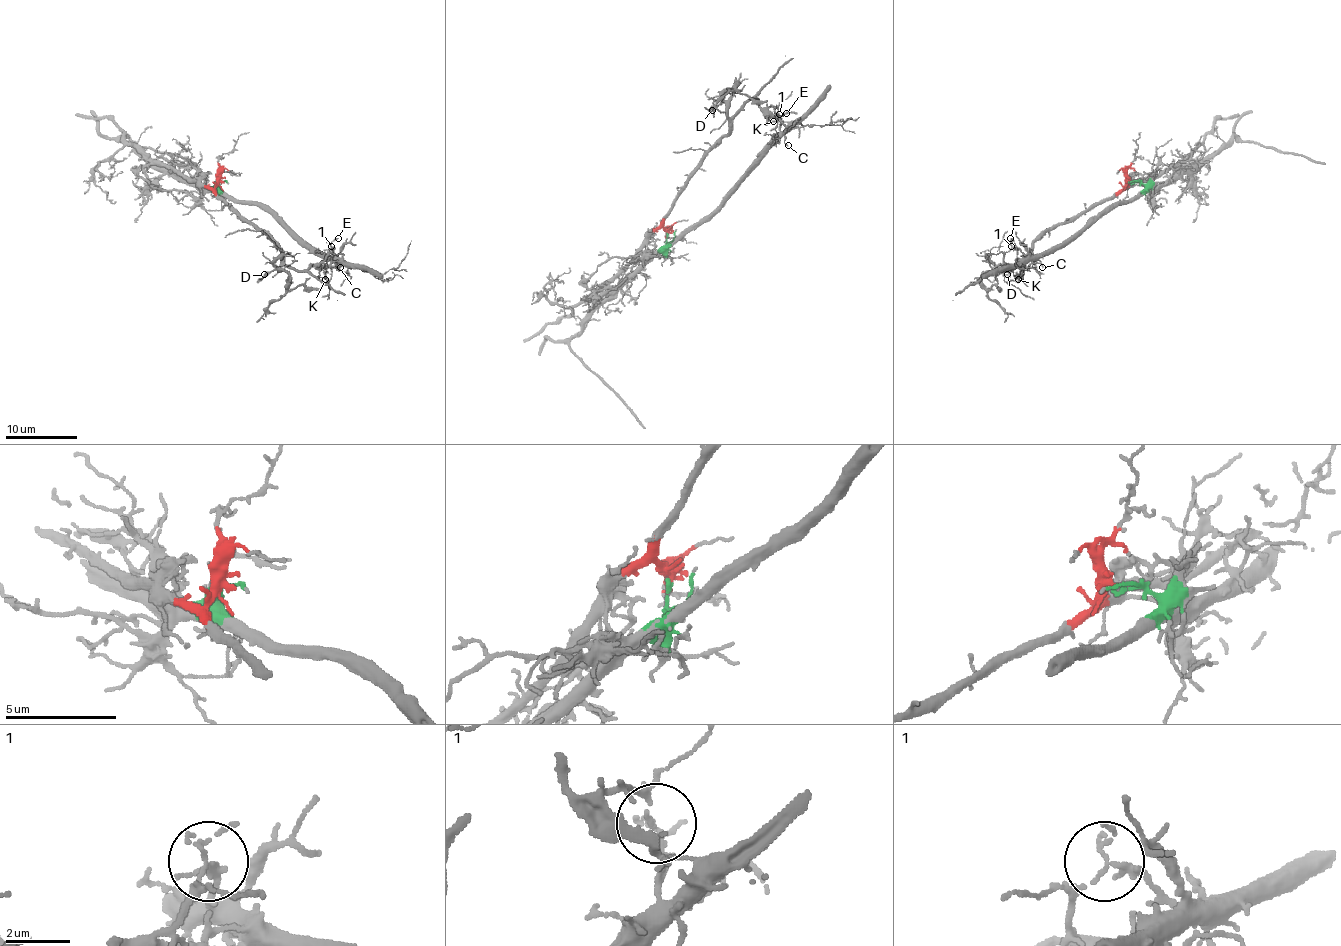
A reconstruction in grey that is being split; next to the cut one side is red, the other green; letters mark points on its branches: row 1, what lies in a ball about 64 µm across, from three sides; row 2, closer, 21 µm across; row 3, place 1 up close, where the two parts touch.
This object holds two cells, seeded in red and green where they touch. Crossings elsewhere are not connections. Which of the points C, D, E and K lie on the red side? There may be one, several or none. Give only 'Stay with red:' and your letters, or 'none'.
Stay with red: D, E, K

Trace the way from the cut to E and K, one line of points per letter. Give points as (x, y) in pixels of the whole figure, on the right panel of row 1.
E: (1132, 180), (1066, 221), (1052, 225), (1020, 259), (995, 269), (1004, 264), (1011, 237)
K: (1132, 180), (1066, 221), (1052, 225), (1022, 259), (995, 269), (1005, 264), (1018, 278)

